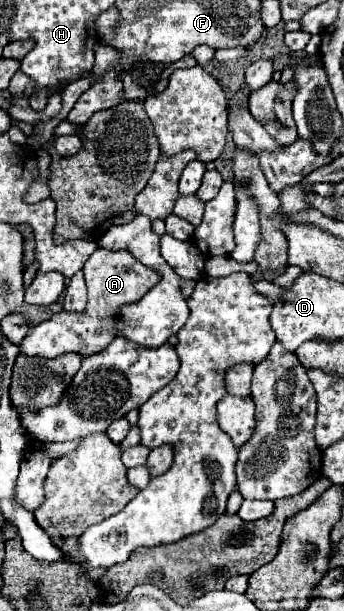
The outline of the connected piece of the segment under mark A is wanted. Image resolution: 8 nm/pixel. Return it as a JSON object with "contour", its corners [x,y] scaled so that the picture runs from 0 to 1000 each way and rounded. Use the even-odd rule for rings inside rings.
{"contour":[[[279,408],[238,444],[256,470],[256,506],[244,512],[198,512],[192,519],[180,516],[180,535],[151,535],[151,529],[169,529],[169,519],[99,532],[93,542],[76,548],[70,561],[58,565],[58,574],[70,581],[116,581],[157,588],[186,578],[227,578],[238,584],[262,584],[297,574],[320,561],[320,555],[337,552],[331,519],[349,499],[407,493],[436,476],[436,470],[448,470],[448,460],[459,460],[459,447],[436,444],[430,437],[413,437],[413,430],[401,430],[372,411]]]}

